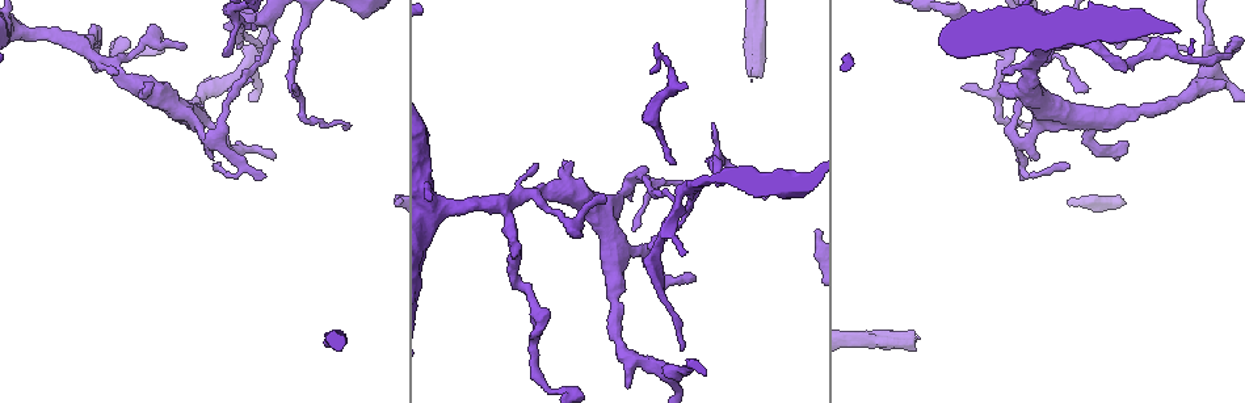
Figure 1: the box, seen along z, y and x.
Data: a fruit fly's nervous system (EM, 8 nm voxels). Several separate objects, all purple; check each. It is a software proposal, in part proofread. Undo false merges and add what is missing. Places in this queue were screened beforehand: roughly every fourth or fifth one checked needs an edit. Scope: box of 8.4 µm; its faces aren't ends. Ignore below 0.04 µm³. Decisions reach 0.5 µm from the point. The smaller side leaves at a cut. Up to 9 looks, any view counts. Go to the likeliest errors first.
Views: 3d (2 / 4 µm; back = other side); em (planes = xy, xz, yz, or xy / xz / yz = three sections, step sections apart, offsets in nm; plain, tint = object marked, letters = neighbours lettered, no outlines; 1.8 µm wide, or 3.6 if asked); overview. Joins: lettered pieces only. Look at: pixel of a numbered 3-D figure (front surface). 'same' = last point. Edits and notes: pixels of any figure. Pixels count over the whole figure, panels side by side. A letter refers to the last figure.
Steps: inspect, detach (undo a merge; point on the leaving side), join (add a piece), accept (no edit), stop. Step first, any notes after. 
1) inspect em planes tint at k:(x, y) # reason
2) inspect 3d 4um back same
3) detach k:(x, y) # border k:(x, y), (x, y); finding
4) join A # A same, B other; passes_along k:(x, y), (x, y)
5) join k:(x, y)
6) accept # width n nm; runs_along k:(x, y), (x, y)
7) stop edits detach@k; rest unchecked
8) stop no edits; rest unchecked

inspect em planes tint at 1:(915, 334) # free end

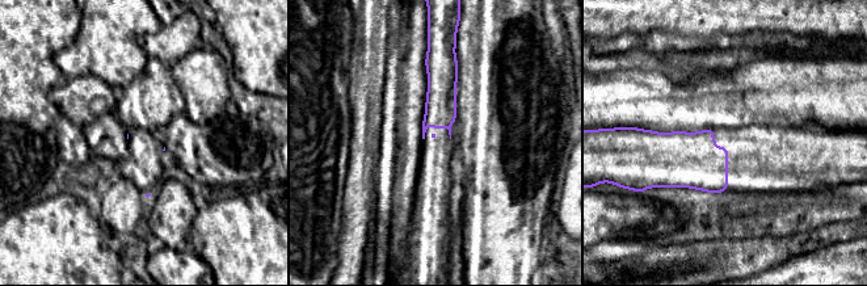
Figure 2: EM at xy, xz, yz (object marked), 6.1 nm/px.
inspect em planes letters same

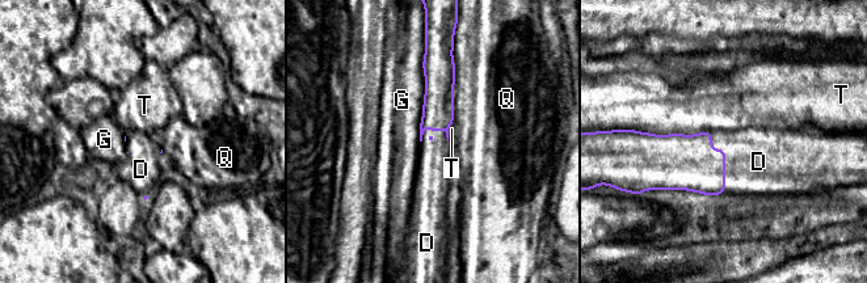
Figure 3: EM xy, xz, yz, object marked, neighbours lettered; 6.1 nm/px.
join D # D same, G other, Q other, T other; passes_along 3:(685, 161), (724, 156), (758, 161); it goes on there

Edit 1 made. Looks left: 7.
inspect overview # see it whole again

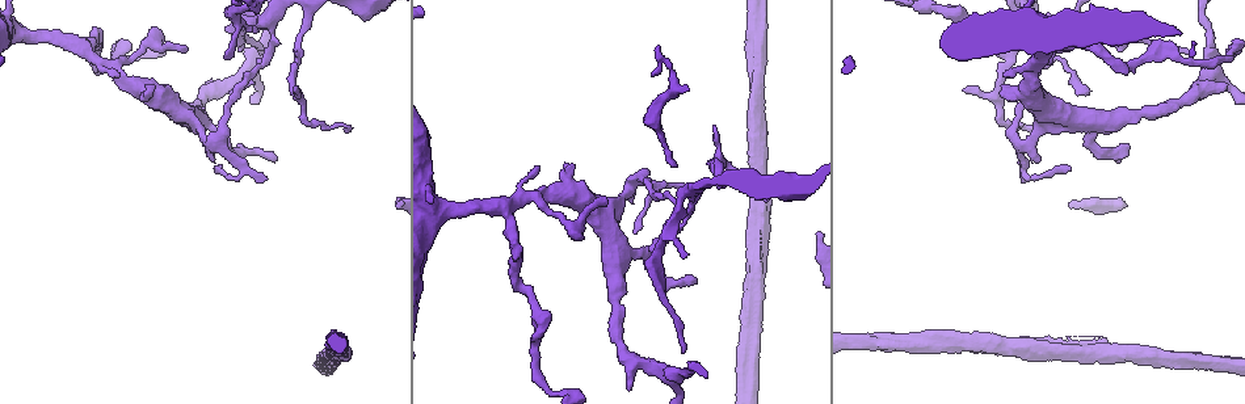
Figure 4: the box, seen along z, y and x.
inspect 3d 2um at 4:(188, 48) # an open end

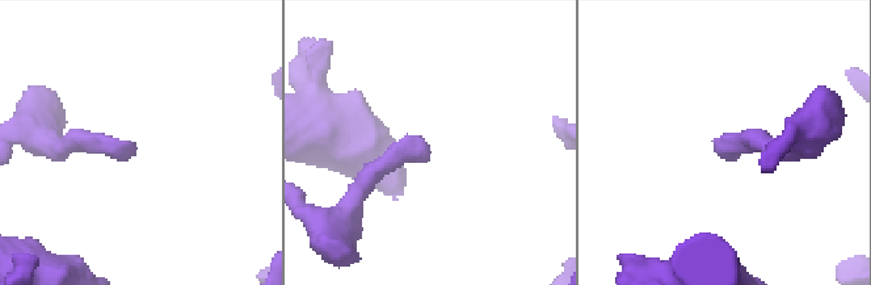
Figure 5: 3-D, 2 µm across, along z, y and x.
inspect em 3.6um xz step 16 letters at 5:(729, 157)

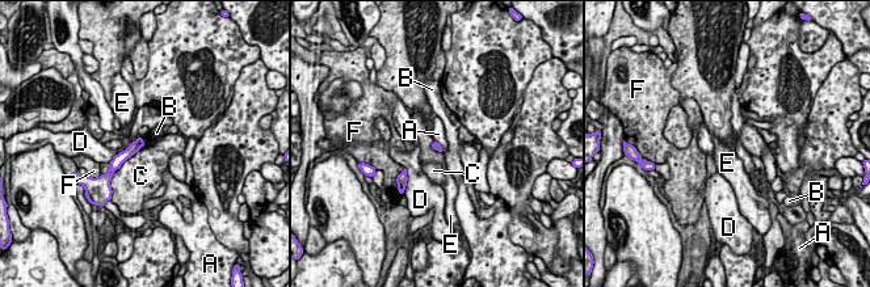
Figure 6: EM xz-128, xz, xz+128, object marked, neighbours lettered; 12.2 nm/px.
accept # A other, B other, C other, D other, E other, F other; border 6:(433, 140), (432, 147), (442, 152); none of them fits

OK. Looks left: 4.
inspect 3d 4um back at 4:(1227, 83) # an open end

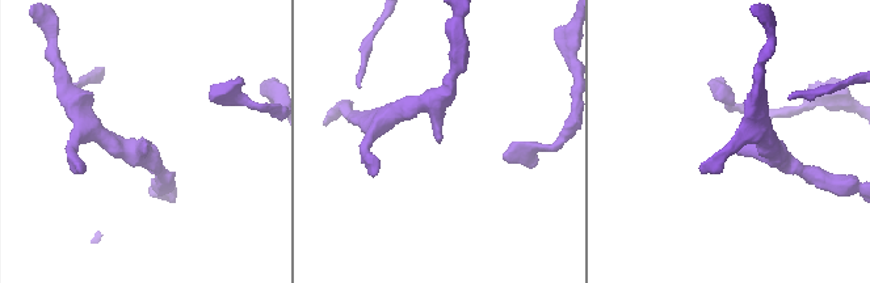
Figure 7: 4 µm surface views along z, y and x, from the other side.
inspect em planes letters at 7:(439, 142)

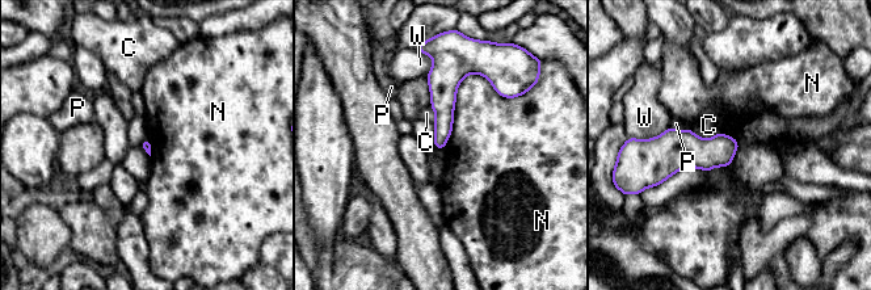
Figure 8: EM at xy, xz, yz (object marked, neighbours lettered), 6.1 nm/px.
accept # longest_contact N 550 nm; C other, N other, P other, W other; no lettered piece goes on from it

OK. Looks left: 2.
inspect em planes letters at 4:(268, 21) # arms part here

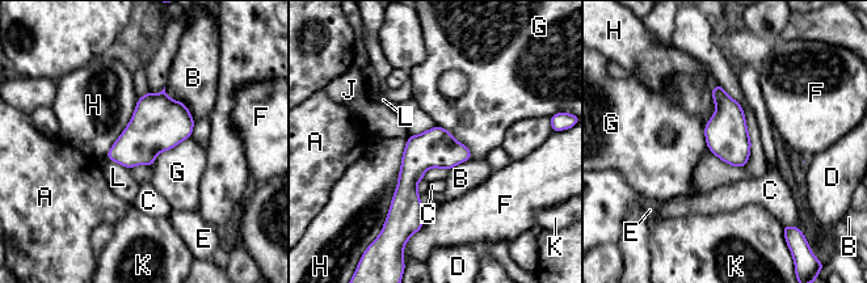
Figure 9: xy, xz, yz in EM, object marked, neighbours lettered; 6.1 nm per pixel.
accept # longest_contact H 400 nm; A other, B other, C other, D other, E other, F other, G other, H other, J other, K other, L other; border 9:(190, 135), (161, 151), (151, 165); continuous, no second neuron

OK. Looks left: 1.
stop edits join@3; rest unchecked

